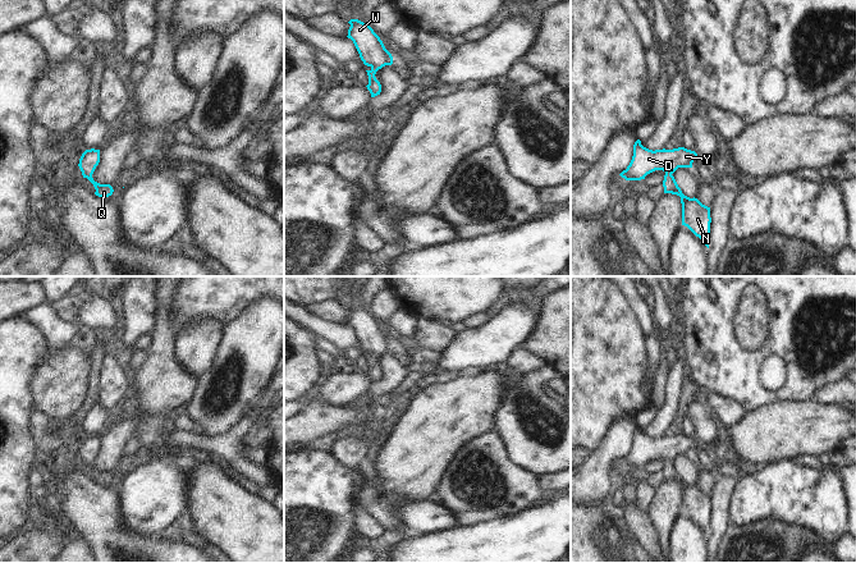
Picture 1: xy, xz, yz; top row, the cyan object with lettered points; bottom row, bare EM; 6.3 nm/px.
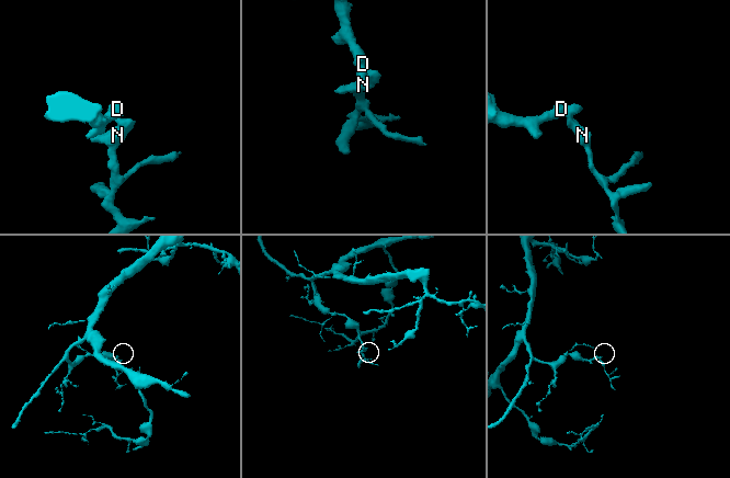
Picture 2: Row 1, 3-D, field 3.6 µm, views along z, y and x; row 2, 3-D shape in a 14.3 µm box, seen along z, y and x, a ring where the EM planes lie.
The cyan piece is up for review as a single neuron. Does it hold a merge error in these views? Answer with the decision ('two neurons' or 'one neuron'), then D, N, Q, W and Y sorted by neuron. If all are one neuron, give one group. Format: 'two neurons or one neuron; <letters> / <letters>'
one neuron; D N Q W Y

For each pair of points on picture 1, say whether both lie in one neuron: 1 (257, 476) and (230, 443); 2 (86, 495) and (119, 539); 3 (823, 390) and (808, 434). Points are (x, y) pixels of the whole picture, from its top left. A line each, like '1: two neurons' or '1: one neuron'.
1: one neuron
2: one neuron
3: two neurons

